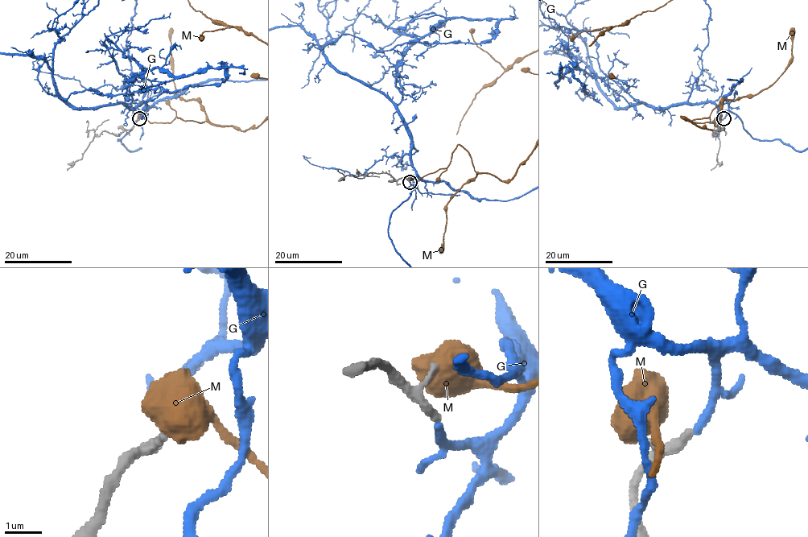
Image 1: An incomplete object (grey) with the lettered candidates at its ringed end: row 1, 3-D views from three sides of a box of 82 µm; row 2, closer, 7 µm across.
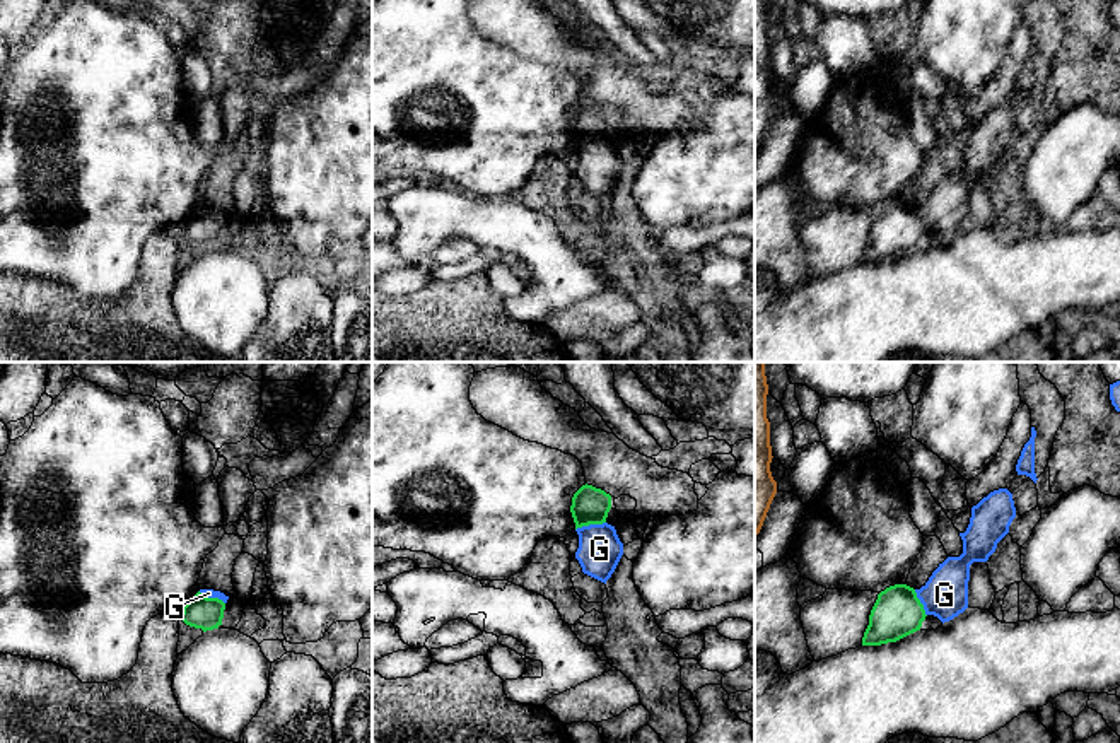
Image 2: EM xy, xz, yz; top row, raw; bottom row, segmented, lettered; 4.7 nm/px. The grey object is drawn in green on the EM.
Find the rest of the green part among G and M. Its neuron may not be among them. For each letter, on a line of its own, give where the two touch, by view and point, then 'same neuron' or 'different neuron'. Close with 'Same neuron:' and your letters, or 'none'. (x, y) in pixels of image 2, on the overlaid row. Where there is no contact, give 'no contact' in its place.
G: contact xz (589, 523); same neuron
M: no contact; different neuron
Same neuron: G

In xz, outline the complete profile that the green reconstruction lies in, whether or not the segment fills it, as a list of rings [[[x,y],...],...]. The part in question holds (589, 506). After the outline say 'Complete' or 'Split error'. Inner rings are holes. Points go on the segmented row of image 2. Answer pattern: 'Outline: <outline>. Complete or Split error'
Outline: [[[587,483],[572,497],[570,512],[579,535],[575,559],[584,574],[604,584],[623,555],[615,526],[606,523],[610,509],[611,495]]]. Split error

